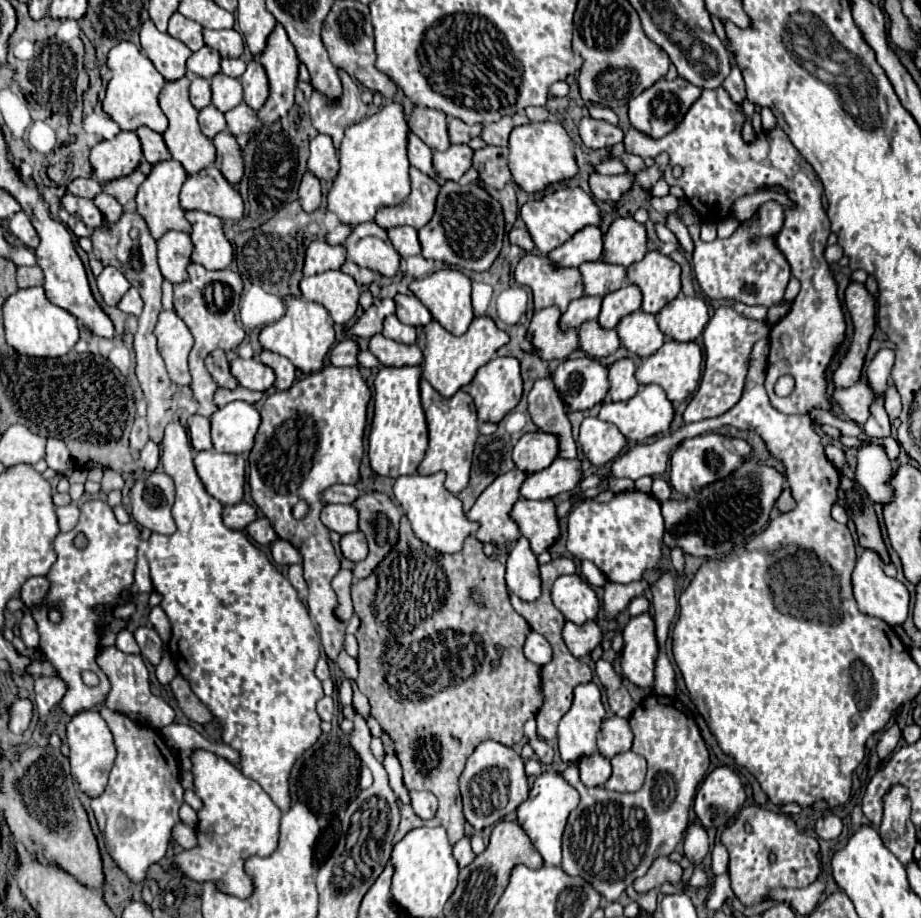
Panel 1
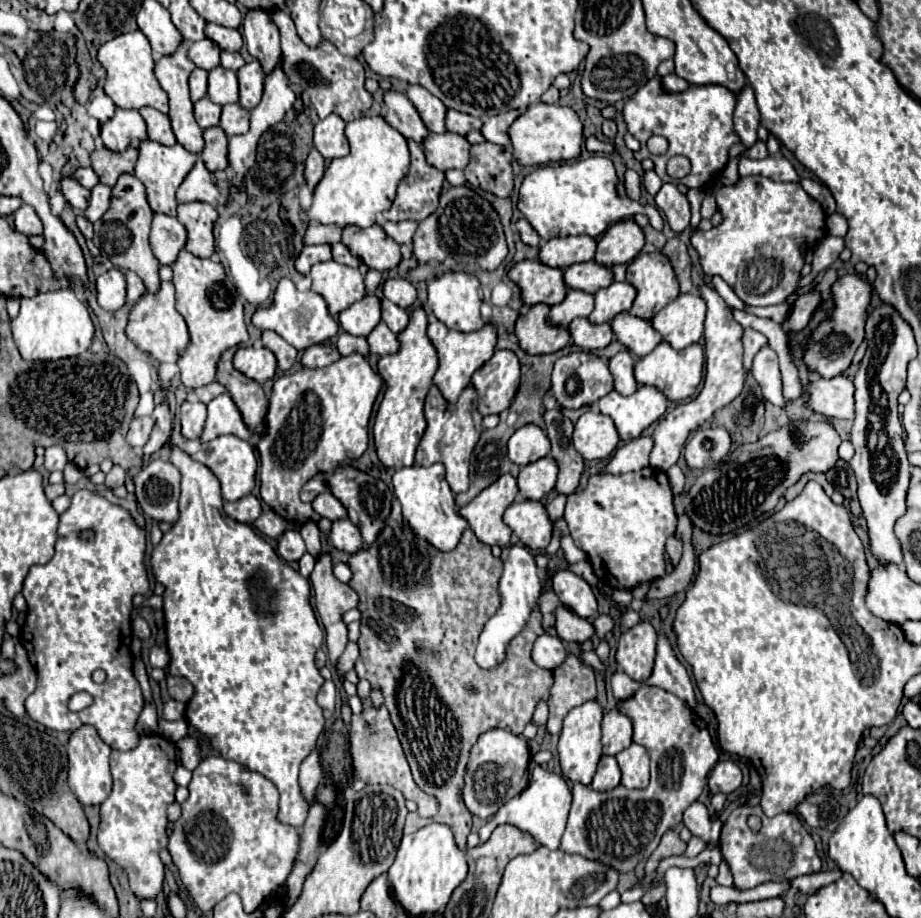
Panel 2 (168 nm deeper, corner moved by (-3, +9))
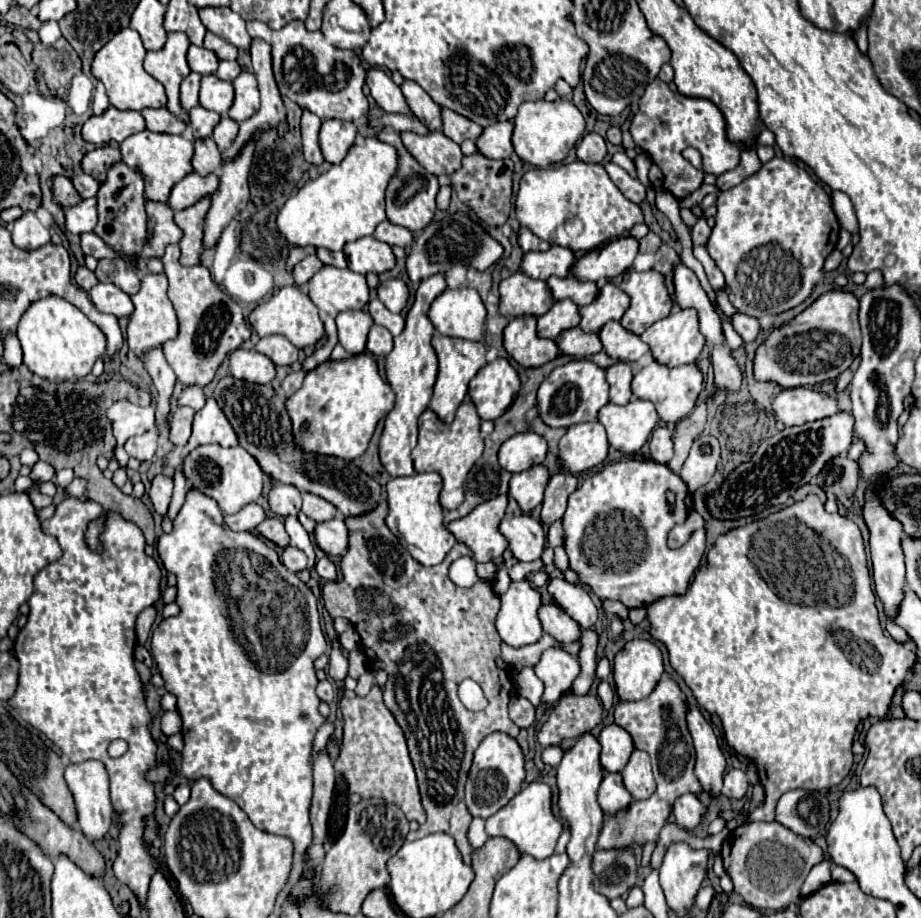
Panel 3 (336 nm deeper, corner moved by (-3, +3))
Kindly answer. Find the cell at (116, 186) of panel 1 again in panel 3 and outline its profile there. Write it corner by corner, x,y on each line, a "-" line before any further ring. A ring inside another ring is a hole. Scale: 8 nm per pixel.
110,145
98,147
98,149
84,155
82,171
92,175
98,183
104,183
108,169
120,161
122,161
122,151
118,147
110,147

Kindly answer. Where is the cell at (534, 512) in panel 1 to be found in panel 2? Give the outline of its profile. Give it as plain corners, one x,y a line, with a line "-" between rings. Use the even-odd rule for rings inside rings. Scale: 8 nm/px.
540,501
512,503
504,513
504,523
528,549
542,551
552,539
552,521

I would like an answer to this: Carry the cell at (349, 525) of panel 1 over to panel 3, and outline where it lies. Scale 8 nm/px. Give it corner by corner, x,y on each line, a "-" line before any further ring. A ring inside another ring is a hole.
302,493
302,495
304,495
302,511
304,511
308,517
312,517
314,521
322,523
322,521
330,521
330,519
336,517
338,509
336,509
332,503
328,503
326,499
322,499
322,497
318,497
318,495
312,495
312,493

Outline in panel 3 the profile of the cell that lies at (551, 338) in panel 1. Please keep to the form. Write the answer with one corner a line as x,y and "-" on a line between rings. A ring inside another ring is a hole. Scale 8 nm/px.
514,317
504,329
504,349
524,367
540,367
560,355
556,341
542,339
536,333
536,317

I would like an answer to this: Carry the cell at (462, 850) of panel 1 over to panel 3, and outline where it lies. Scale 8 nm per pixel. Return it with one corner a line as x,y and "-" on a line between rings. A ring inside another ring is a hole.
476,817
472,823
470,823
470,829
468,829
468,841
474,849
482,847
488,839
488,833
484,831
484,821
480,817

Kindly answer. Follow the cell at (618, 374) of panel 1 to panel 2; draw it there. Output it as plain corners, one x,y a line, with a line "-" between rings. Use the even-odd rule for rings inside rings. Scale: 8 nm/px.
620,351
610,359
610,371
614,375
614,389
622,395
632,395
638,389
634,379
634,359
628,351

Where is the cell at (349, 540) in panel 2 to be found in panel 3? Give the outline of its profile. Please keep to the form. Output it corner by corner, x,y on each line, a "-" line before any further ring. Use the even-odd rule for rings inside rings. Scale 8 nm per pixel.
338,515
336,519
318,523
314,529
314,539
326,555
340,557
348,549
348,527
344,517

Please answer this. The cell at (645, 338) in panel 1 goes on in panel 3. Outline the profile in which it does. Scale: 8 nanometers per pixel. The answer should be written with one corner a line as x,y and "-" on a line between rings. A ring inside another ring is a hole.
610,321
602,327
600,339
604,351
616,361
638,361
650,351
650,347
632,331
624,329
620,321

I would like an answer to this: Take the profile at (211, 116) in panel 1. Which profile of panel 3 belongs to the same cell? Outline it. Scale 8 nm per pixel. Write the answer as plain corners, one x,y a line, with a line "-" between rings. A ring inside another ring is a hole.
196,105
192,111
188,111
188,115
190,115
190,127
192,127
196,139
198,137
210,137
212,131
214,131
214,127
220,121
218,113
208,111
202,105

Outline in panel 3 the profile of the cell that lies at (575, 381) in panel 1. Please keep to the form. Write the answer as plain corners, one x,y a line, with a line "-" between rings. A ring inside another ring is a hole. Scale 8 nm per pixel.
574,359
562,367
556,367
538,389
540,417
550,427
570,427
576,423
596,421
598,411
608,403
606,371
590,359

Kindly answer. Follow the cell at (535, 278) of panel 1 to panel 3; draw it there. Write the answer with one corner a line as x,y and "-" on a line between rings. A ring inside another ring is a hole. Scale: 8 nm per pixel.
516,271
500,283
500,313
508,317
544,315
556,303
546,281
530,279
526,273

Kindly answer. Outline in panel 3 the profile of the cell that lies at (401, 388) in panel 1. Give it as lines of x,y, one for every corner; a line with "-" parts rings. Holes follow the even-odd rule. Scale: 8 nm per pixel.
432,275
430,279
420,283
414,305
406,315
406,327
398,337
394,337
394,349
386,357
386,379
396,395
396,405
384,419
384,429
378,447
380,447
380,461
392,477
414,473
410,453
418,441
418,417
430,403
432,387
438,375
438,359
430,345
430,339
434,335
434,325
428,319
428,309
434,297
438,297
444,289
446,281
442,275

